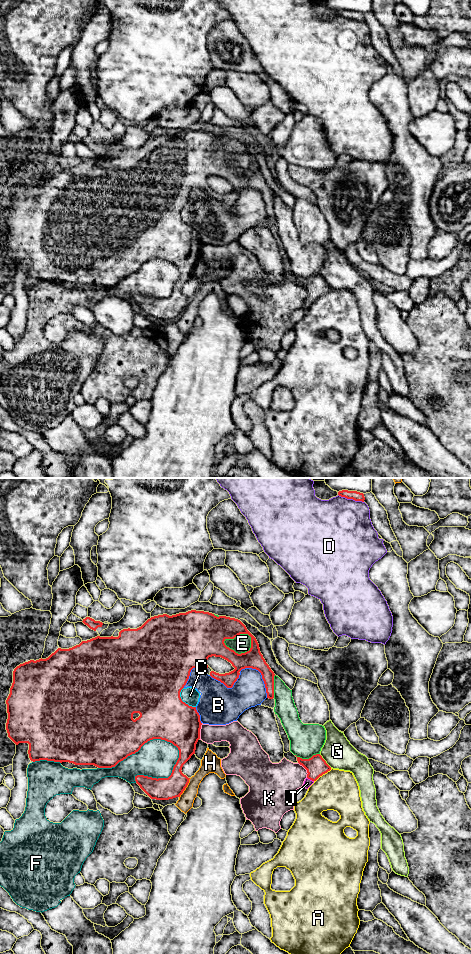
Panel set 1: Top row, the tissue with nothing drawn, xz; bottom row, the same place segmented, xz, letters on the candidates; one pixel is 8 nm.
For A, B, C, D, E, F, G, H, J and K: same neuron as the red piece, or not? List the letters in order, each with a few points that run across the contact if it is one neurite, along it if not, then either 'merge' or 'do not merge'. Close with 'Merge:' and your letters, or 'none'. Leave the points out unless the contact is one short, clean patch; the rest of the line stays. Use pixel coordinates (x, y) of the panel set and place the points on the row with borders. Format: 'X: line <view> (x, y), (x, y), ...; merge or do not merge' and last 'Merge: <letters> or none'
A: do not merge
B: do not merge
C: line xz (183, 687), (180, 692), (180, 698), (195, 707); do not merge
D: do not merge
E: do not merge
F: do not merge
G: do not merge
H: do not merge
J: line xz (316, 766), (310, 779), (307, 783); merge
K: do not merge
Merge: J

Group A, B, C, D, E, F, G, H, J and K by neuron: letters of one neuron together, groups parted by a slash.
A / B C / D / E / F / G / H / J / K

